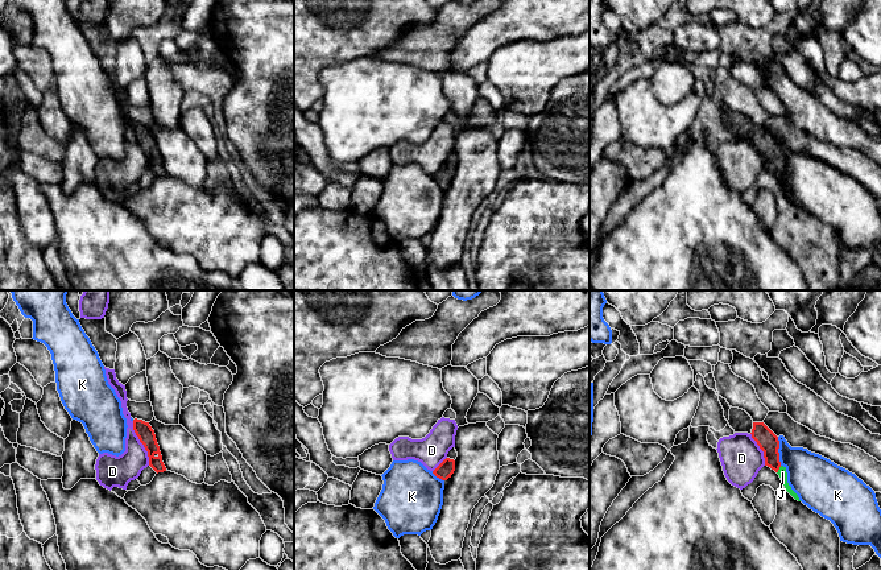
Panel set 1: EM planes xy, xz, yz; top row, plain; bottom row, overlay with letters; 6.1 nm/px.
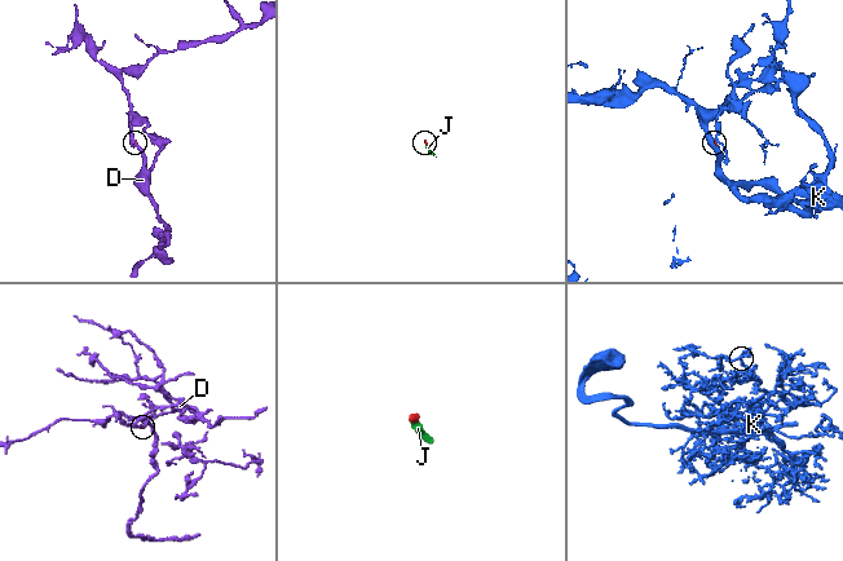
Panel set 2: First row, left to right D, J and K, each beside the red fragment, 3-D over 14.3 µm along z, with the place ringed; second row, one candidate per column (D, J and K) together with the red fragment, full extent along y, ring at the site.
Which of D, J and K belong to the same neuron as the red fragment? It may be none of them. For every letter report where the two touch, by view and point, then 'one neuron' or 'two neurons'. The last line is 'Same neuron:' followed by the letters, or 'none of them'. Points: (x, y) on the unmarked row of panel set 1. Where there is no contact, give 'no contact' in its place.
D: xy (141, 147) | two neurons
J: yz (778, 173) | one neuron
K: yz (777, 156) | two neurons
Same neuron: J

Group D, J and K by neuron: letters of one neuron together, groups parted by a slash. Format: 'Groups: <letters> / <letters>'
Groups: D / J / K

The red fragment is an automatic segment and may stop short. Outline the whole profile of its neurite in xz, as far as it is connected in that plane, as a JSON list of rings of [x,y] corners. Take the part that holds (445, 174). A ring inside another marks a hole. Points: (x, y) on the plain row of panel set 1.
[[[452,152],[448,156],[447,162],[433,175],[433,178],[442,185],[447,185],[448,182],[451,182],[451,179],[455,175],[456,161],[458,161],[458,157],[455,152]]]

